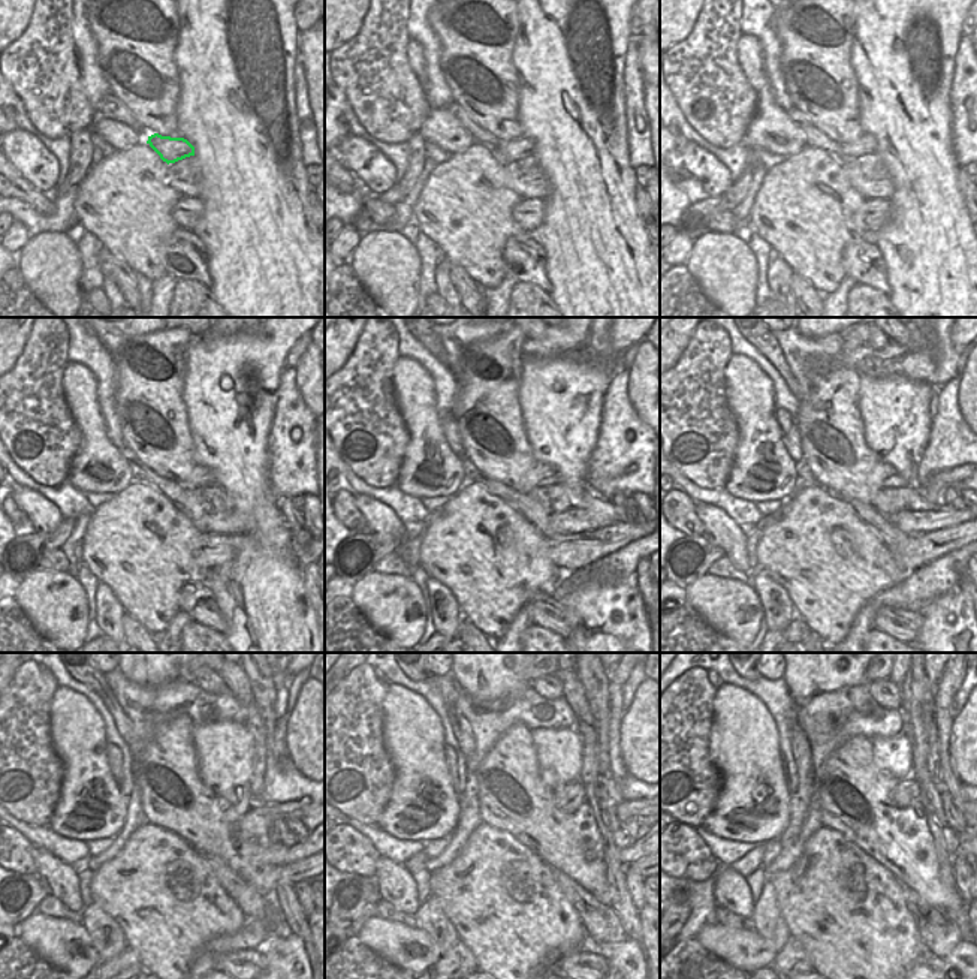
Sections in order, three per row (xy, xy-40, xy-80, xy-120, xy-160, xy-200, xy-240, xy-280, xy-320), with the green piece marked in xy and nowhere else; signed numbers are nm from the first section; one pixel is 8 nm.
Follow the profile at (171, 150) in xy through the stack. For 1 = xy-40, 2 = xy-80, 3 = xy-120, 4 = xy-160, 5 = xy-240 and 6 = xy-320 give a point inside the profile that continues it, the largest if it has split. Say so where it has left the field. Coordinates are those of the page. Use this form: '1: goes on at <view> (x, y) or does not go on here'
1: goes on at xy-40 (509, 151)
2: goes on at xy-80 (867, 144)
3: goes on at xy-120 (201, 476)
4: goes on at xy-160 (546, 475)
5: goes on at xy-240 (232, 812)
6: goes on at xy-320 (907, 791)

